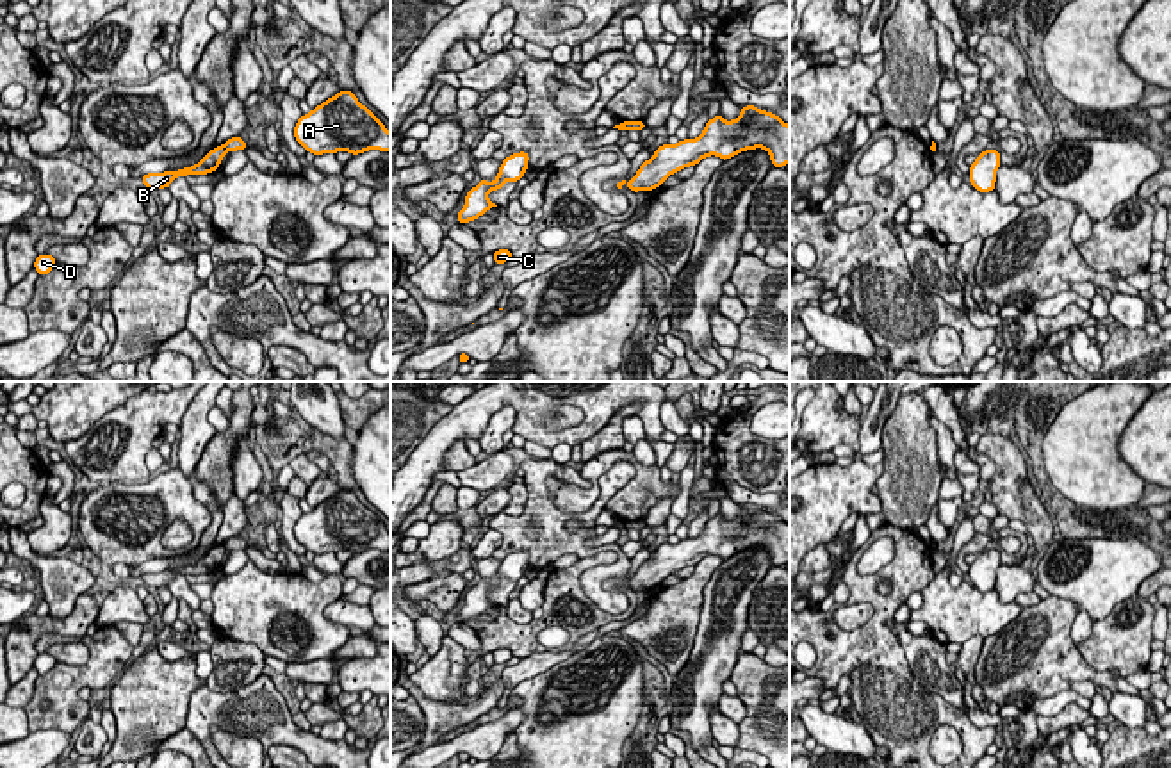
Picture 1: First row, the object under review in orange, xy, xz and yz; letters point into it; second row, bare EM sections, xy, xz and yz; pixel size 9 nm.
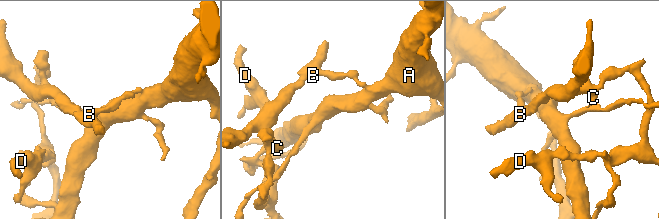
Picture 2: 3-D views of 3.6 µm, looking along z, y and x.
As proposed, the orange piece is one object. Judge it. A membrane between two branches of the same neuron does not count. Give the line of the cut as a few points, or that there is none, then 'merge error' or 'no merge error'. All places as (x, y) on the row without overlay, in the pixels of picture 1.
cut xy (223, 544), (227, 549); merge error

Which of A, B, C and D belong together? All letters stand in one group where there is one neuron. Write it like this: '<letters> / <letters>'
A / B C D

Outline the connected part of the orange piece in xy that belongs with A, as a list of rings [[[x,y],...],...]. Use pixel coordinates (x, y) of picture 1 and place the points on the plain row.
[[[344,488],[303,513],[294,526],[294,536],[314,554],[390,551],[390,533],[385,524],[358,501],[353,490]]]

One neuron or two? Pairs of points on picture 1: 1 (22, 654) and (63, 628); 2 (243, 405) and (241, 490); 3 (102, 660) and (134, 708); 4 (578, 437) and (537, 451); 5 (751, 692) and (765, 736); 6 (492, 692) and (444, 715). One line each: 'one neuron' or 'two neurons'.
1: one neuron
2: two neurons
3: two neurons
4: two neurons
5: one neuron
6: one neuron

